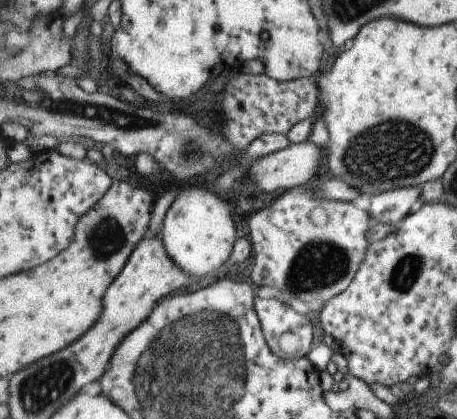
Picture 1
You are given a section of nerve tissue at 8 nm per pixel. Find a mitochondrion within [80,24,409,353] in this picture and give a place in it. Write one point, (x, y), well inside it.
(320, 264)

